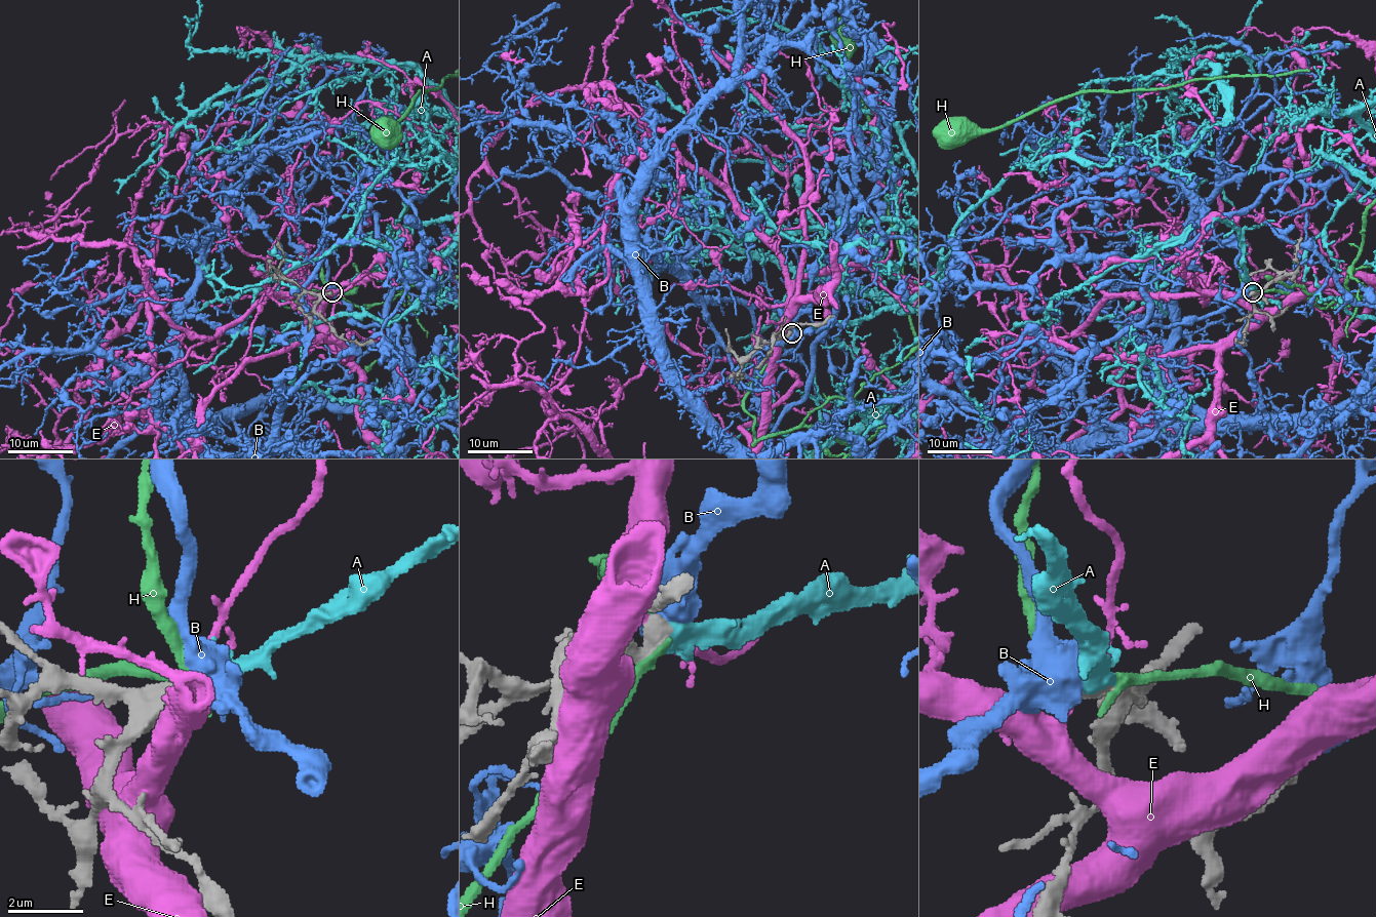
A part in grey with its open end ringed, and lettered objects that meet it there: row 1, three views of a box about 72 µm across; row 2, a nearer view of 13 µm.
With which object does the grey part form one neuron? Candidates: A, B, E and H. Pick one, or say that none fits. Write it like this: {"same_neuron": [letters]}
{"same_neuron": ["A"]}

